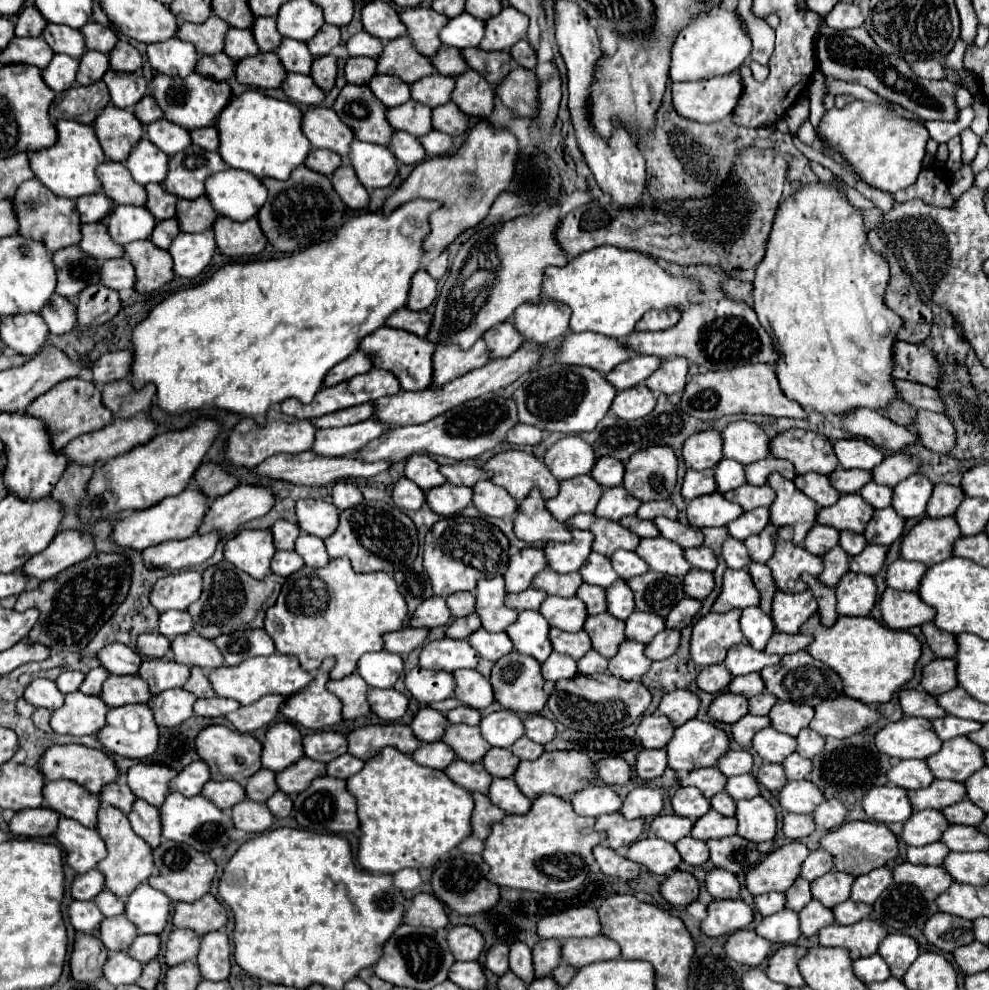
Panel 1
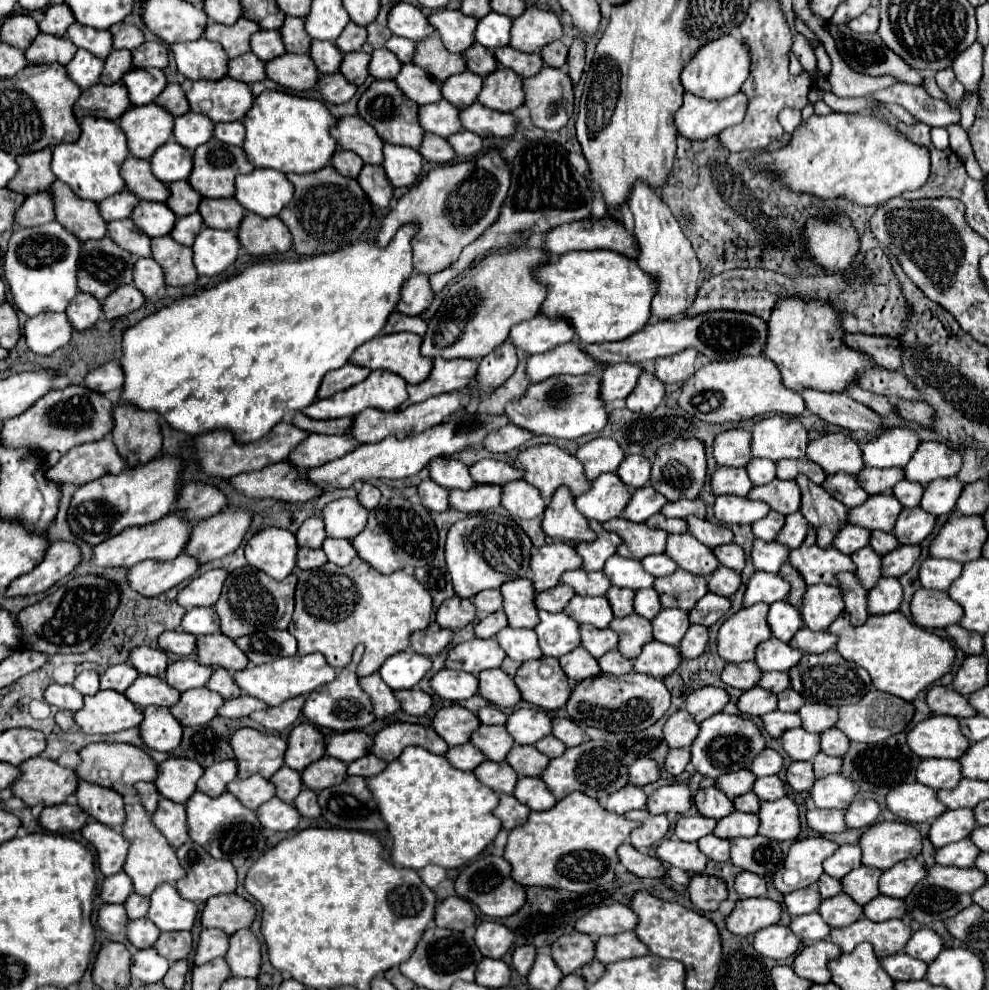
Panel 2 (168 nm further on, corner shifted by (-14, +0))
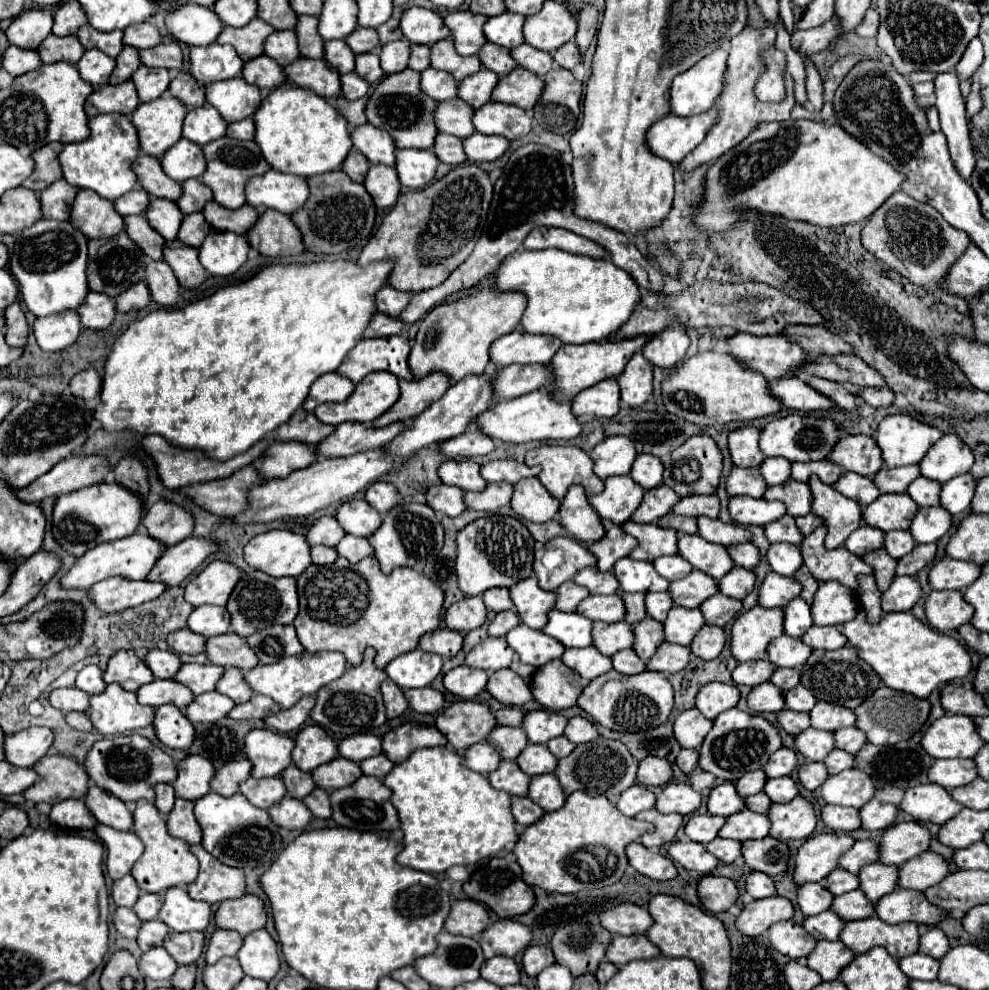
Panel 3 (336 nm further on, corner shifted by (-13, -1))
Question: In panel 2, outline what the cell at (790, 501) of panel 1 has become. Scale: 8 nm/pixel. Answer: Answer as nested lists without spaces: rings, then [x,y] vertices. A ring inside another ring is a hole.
[[[799,474],[797,484],[803,492],[801,514],[817,530],[817,542],[821,548],[833,544],[835,534],[847,526],[847,506],[835,500],[827,490],[811,482],[807,476]]]

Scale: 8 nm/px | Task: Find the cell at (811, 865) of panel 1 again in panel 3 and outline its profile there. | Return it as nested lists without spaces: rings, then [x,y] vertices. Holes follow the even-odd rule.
[[[856,841],[840,859],[838,859],[838,867],[850,871],[850,873],[858,873],[860,867],[878,861],[878,843],[876,841]]]

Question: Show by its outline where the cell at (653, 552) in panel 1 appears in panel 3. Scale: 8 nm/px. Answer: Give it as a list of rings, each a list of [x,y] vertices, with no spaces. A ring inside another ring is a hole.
[[[700,535],[678,537],[678,555],[684,557],[694,569],[714,579],[724,577],[734,567],[730,555],[726,553],[726,547],[708,543]]]

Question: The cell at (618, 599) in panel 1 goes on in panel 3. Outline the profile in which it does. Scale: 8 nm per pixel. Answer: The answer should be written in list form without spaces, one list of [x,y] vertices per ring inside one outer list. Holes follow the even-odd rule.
[[[668,591],[658,593],[658,595],[646,595],[646,613],[648,613],[648,617],[652,617],[656,621],[664,621],[666,613],[670,611],[672,605],[674,603],[672,603]]]

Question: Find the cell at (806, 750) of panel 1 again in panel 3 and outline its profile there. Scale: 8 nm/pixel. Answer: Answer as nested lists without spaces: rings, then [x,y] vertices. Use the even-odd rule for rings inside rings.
[[[846,727],[846,729],[838,729],[834,733],[834,745],[846,753],[856,753],[862,745],[866,743],[866,735],[856,729],[856,727]]]

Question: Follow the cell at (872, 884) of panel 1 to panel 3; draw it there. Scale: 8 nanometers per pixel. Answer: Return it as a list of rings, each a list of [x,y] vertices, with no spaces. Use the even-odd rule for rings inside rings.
[[[924,851],[922,855],[906,861],[898,873],[898,887],[924,891],[926,887],[938,885],[948,873],[948,863],[932,851]]]

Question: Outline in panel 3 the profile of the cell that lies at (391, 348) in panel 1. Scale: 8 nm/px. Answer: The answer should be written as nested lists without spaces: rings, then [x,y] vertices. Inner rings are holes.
[[[392,335],[382,339],[360,339],[356,347],[340,363],[338,373],[358,383],[372,371],[388,371],[402,379],[414,379],[410,365],[408,335]]]

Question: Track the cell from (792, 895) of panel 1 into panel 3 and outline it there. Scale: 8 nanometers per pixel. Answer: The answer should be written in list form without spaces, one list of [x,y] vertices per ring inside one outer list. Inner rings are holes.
[[[834,869],[826,877],[826,887],[828,887],[828,891],[832,891],[832,895],[842,895],[842,893],[858,889],[858,877],[848,873],[848,871],[844,871],[844,869]]]

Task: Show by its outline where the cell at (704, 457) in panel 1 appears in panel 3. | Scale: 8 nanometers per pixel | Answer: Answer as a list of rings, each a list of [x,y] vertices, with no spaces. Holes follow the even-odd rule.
[[[740,427],[728,435],[728,451],[734,465],[744,468],[758,467],[764,461],[758,449],[760,431],[756,427]]]

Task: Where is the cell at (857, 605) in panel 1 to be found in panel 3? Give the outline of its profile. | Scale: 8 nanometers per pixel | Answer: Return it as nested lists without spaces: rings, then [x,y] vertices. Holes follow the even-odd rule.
[[[896,577],[888,591],[882,593],[882,611],[910,611],[920,597],[920,583],[914,577]]]

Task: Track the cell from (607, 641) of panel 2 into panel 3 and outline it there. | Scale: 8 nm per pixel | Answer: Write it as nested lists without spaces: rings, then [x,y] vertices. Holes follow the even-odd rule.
[[[594,621],[594,631],[592,631],[592,639],[594,639],[594,647],[602,653],[602,655],[614,655],[616,651],[628,649],[632,647],[634,635],[632,635],[632,625],[628,625],[626,621],[618,621],[618,623],[602,623],[602,621]]]

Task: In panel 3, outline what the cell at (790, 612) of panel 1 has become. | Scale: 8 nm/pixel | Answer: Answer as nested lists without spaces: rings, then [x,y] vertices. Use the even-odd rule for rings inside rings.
[[[838,581],[820,583],[814,603],[812,603],[812,621],[814,625],[840,625],[858,613],[856,593]]]

